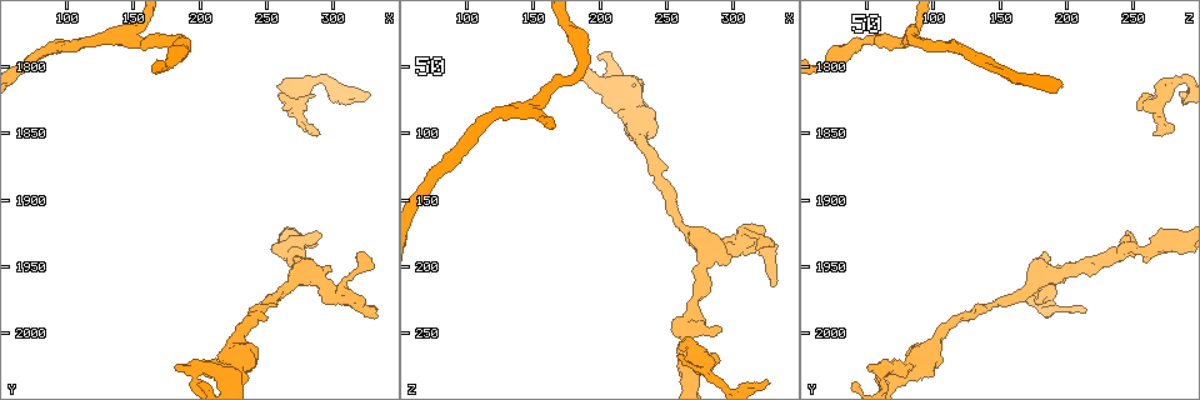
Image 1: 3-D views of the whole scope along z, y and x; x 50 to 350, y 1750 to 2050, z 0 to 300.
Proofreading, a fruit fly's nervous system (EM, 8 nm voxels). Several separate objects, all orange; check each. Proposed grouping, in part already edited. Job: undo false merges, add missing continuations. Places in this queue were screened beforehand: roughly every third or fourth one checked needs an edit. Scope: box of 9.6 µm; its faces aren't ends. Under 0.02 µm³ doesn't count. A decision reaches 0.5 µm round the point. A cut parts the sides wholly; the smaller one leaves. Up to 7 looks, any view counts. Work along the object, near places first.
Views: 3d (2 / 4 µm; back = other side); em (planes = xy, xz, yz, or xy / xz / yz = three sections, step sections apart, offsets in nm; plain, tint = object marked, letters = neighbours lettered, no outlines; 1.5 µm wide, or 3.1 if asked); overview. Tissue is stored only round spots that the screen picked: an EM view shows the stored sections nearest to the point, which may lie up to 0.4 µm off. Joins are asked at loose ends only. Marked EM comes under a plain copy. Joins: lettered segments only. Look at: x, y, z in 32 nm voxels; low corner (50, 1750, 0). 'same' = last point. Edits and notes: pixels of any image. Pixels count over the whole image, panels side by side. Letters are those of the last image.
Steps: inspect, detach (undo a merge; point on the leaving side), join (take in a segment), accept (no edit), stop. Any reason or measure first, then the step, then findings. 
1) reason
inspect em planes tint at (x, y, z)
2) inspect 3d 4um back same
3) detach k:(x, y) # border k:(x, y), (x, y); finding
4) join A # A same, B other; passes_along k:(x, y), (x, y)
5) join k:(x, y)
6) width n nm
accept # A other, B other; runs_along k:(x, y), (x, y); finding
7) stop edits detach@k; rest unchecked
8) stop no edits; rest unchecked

thick end
inspect 3d 4um back at (298, 1948, 192)

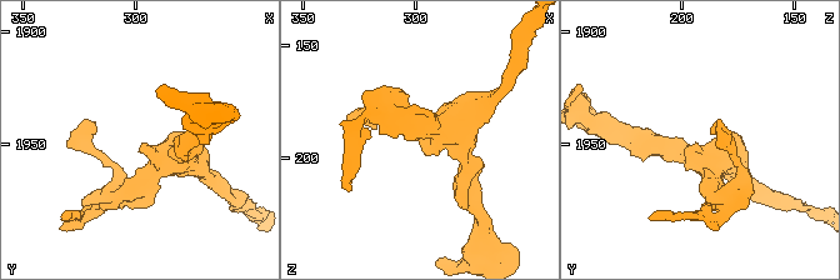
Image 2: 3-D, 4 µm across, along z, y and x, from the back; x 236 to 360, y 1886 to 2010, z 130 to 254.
arm_widths 320, 460 nm
inspect em planes letters at (296, 1950, 192)

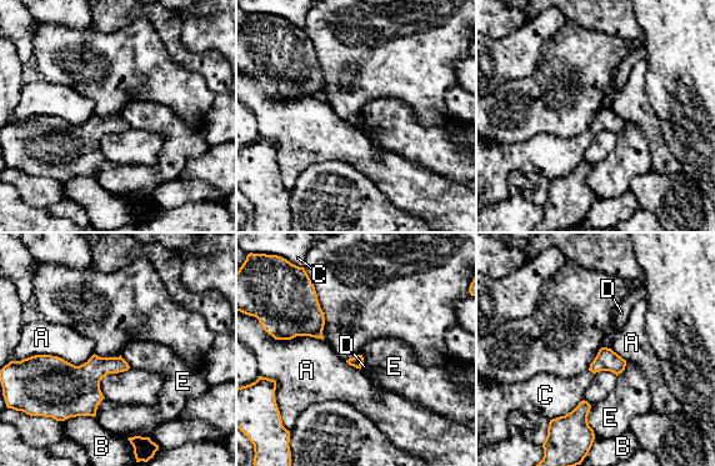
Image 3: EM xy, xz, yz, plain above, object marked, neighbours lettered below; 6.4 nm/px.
accept # A other, B other, C other, D other, E other; border 3:(590, 406), (588, 425), (595, 435); no lettered segment goes on from it

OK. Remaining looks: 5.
tapers out
inspect em xz step 4 tint at (202, 2036, 40)

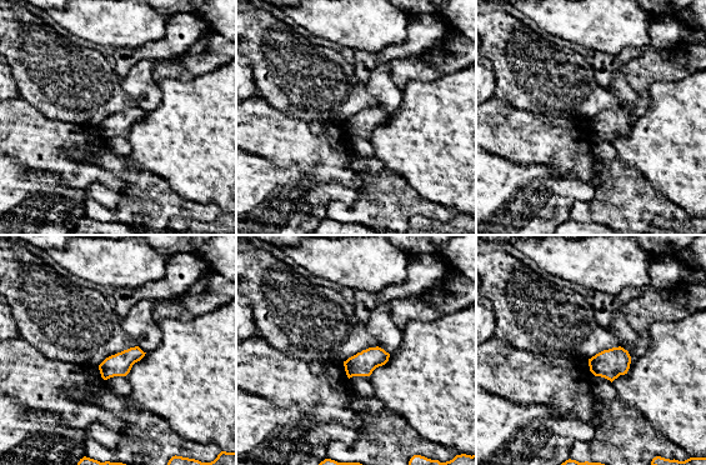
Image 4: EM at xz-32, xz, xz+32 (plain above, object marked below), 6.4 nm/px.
inspect em planes letters same

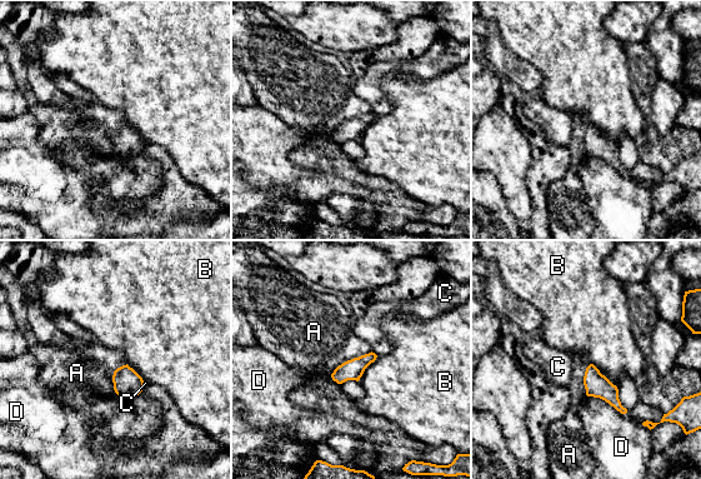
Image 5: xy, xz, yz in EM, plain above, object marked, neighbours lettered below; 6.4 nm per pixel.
accept # A other, B other, C other, D other; none of them fits

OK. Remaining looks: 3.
thin end
inspect em yz step 4 tint at (256, 1816, 266)

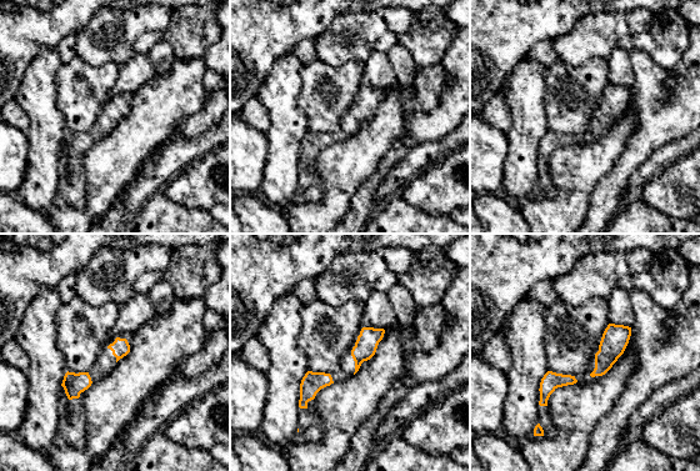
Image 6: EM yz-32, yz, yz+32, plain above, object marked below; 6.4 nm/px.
what lies round it
inspect em yz step 4 letters same

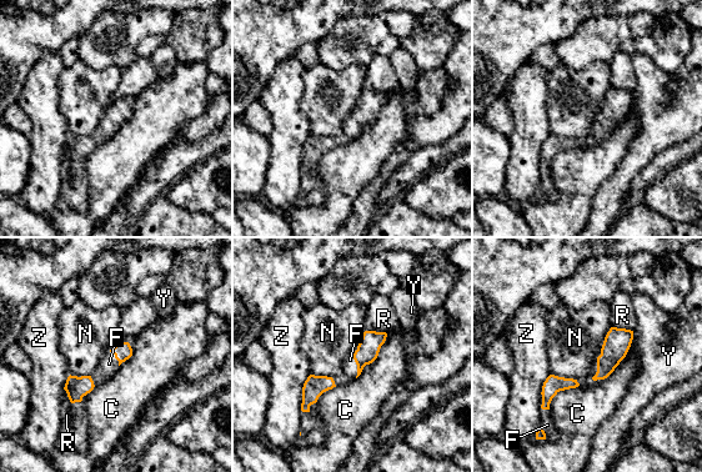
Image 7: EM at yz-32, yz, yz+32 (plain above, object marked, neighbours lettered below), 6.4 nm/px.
width 120 nm
join F # C other, F same, N other, R other, Y other, Z other; it goes on there

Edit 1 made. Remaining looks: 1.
stop edits join@7; rest unchecked

